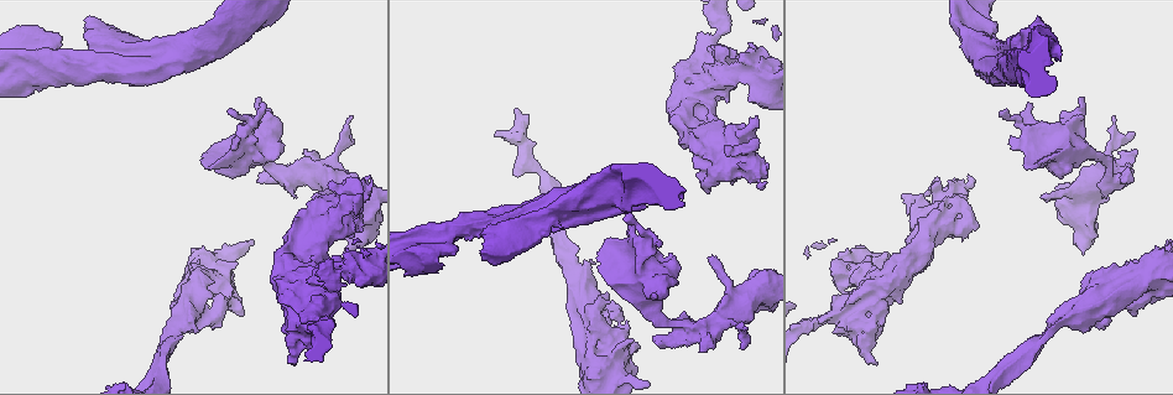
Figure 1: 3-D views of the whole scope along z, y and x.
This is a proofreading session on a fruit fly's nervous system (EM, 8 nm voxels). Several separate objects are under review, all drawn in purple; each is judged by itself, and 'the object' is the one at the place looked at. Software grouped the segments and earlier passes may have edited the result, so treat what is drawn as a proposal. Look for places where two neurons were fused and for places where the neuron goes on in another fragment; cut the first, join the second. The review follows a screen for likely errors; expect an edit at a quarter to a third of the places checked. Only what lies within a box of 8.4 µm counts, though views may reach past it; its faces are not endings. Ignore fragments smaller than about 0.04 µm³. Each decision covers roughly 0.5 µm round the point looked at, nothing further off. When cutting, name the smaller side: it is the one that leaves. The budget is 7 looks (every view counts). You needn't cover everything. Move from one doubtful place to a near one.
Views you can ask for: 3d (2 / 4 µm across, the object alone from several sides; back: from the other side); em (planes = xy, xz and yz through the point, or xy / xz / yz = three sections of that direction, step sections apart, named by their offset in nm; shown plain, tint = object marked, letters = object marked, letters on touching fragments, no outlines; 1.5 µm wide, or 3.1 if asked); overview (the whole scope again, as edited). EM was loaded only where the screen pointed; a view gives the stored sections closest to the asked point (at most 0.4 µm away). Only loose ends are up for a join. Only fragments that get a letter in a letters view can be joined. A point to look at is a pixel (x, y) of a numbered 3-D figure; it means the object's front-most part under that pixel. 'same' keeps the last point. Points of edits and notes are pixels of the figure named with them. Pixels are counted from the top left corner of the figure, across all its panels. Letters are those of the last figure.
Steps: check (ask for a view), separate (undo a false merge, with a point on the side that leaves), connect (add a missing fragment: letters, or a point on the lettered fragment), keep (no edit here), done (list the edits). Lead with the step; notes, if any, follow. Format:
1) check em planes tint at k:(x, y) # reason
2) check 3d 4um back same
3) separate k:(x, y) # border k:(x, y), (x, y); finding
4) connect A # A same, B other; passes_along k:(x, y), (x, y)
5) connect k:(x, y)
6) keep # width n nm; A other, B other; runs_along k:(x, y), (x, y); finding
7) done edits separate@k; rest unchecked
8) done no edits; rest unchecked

check em planes tint at 1:(699, 35)

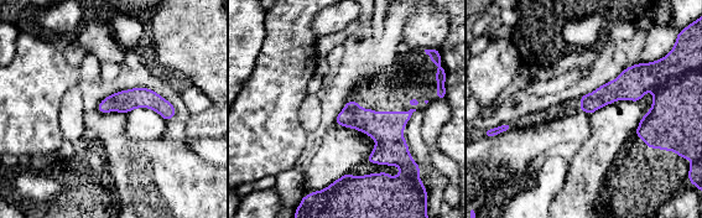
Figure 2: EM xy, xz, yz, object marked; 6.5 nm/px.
check em planes letters same # what lies round it

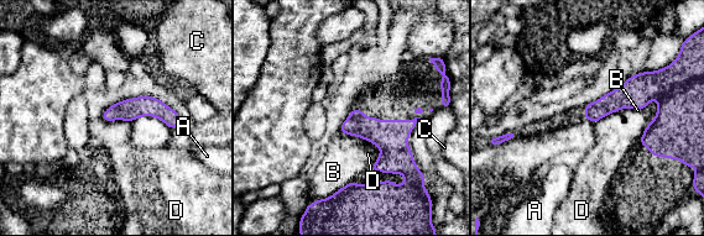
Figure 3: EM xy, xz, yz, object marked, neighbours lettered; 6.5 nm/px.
keep # A other, B other, C other, D other; border 3:(340, 131), (380, 148), (371, 169); none of them fits

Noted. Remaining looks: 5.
check 3d 4um at 1:(702, 187) # branch stops here

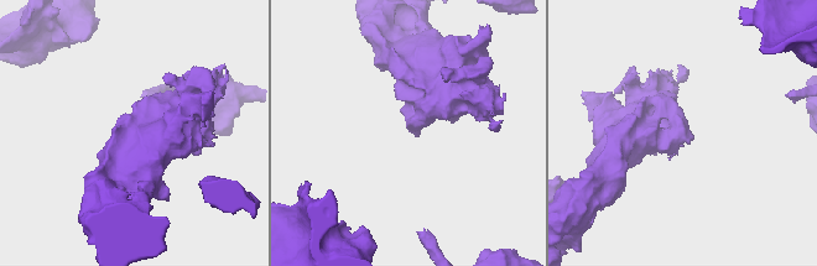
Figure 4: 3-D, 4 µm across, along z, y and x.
check em planes letters at 4:(689, 143)

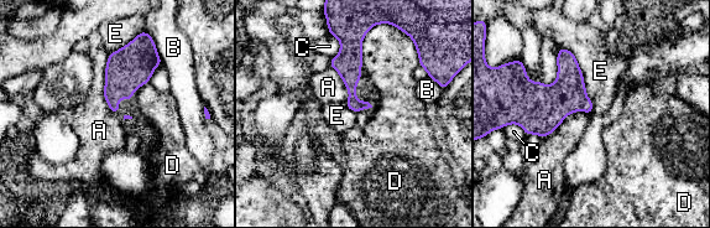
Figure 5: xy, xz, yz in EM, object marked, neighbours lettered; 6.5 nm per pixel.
keep # longest_contact E 480 nm; A other, B other, C other, D other, E other; border 5:(560, 46), (577, 61), (591, 113); no lettered fragment goes on from it

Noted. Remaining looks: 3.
check 3d 4um at 1:(162, 342) # calibre changes

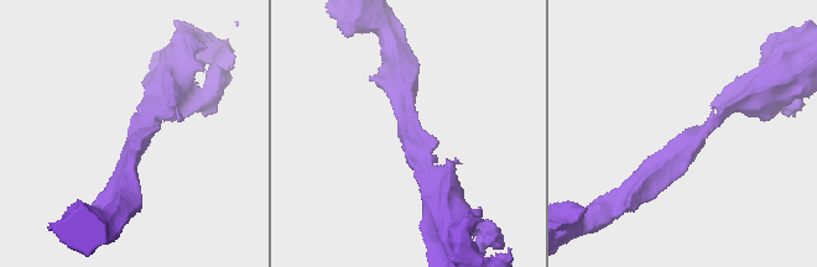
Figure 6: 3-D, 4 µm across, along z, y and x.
check em xy step 8 tint at 6:(414, 151) # arm_widths 280, 320 nm

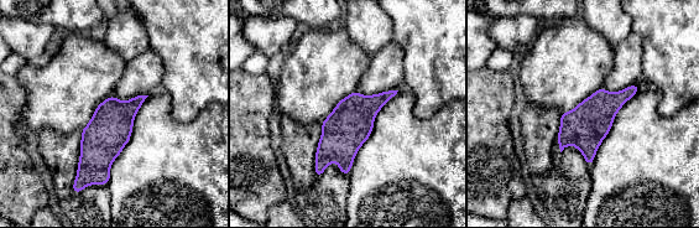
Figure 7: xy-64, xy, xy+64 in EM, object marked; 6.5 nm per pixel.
check em planes letters same # cut it another way

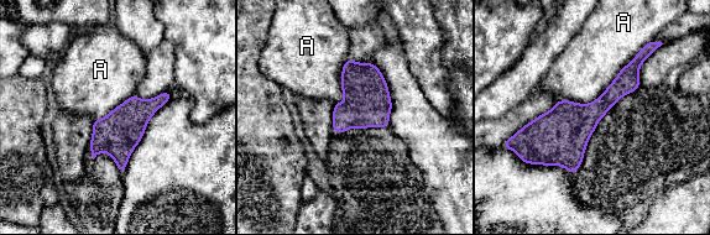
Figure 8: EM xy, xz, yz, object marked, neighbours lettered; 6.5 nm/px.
keep # A other; one neuron here

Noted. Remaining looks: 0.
done no edits; rest unchecked

